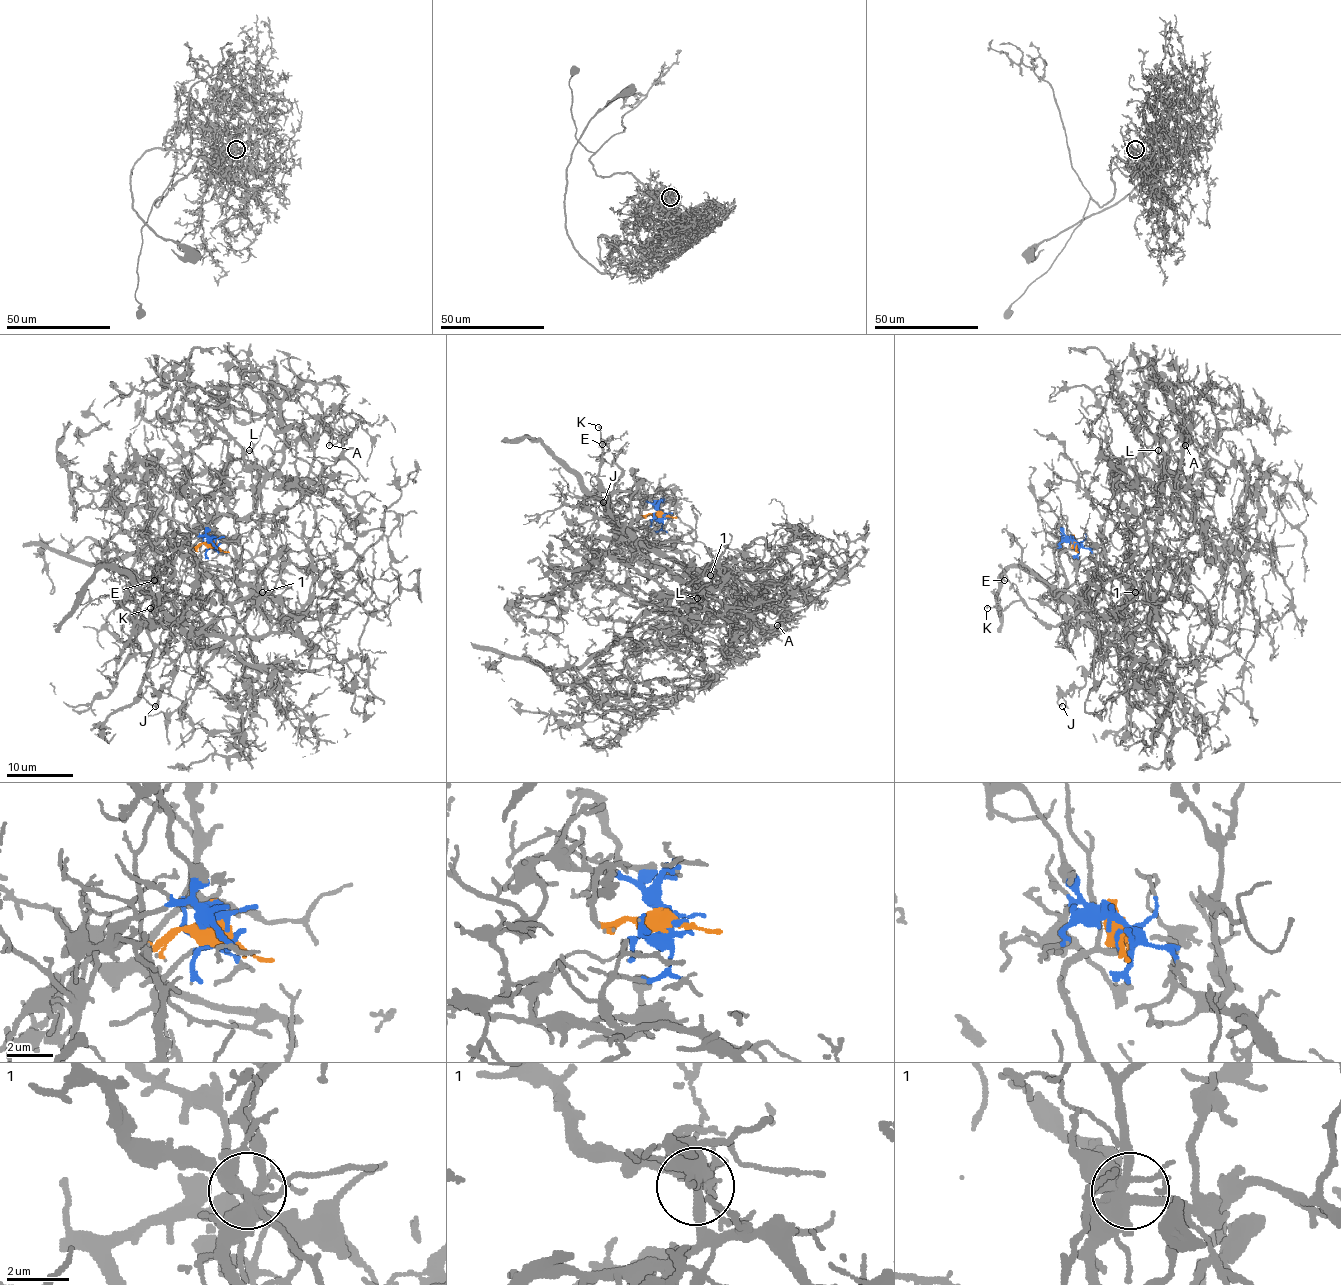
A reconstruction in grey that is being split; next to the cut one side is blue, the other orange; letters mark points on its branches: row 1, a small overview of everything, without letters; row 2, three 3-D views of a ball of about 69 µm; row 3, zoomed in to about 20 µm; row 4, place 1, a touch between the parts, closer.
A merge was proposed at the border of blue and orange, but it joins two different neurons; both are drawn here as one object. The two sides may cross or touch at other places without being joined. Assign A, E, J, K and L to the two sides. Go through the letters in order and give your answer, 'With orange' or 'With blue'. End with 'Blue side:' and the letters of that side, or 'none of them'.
A: With blue
E: With orange
J: With blue
K: With orange
L: With blue
Blue side: A, J, L

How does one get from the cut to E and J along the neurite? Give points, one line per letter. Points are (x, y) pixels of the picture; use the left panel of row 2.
E: (214, 541), (195, 546), (196, 589), (190, 595), (160, 594), (157, 625), (150, 609), (161, 577), (153, 580)
J: (214, 541), (195, 561), (262, 595), (239, 599), (236, 630), (211, 647), (178, 622), (155, 706)

